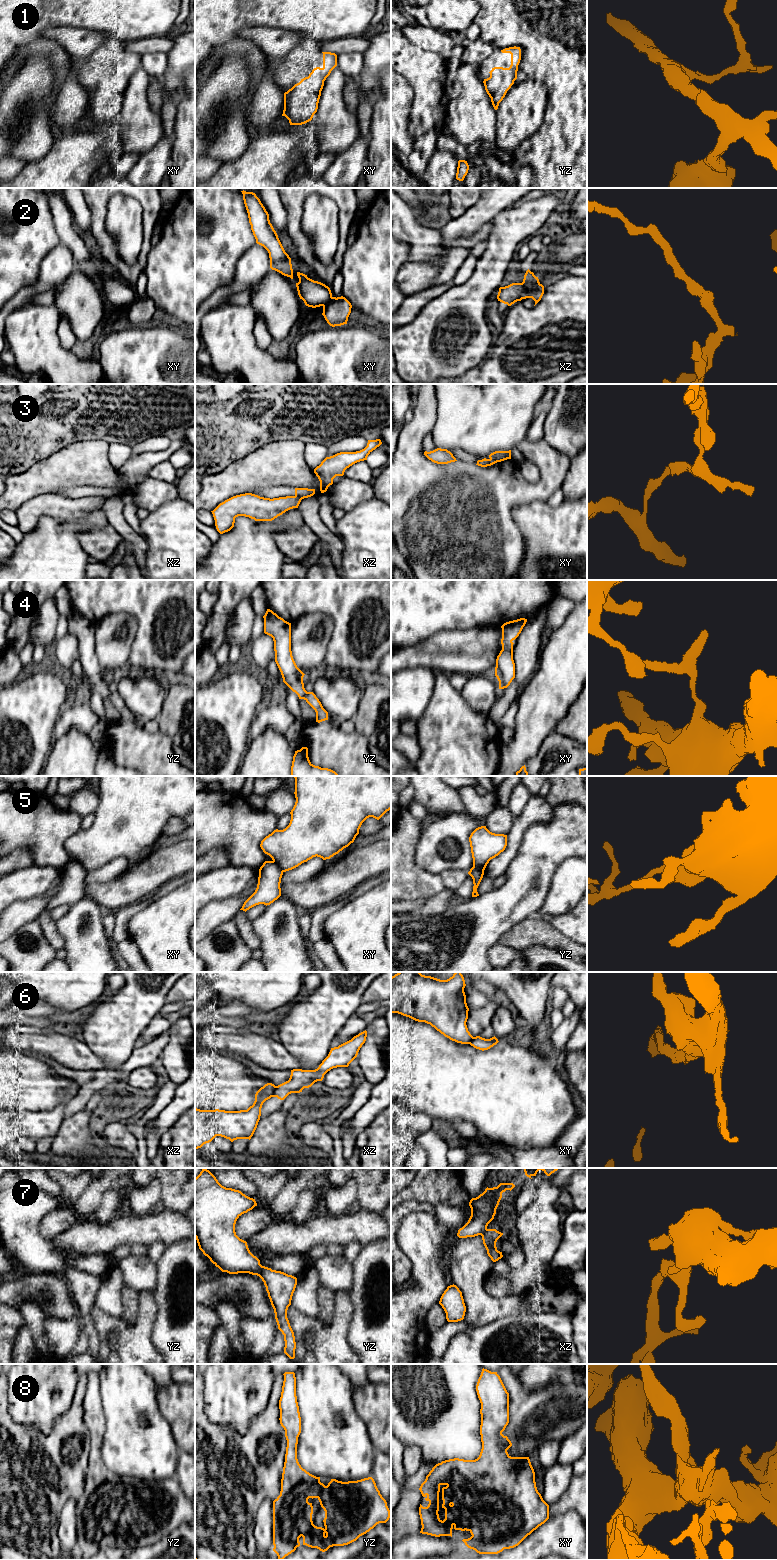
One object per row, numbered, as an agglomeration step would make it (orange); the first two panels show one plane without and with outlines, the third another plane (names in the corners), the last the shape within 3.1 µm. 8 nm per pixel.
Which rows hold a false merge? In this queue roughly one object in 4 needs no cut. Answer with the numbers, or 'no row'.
2, 3, 4, 5, 6, 7

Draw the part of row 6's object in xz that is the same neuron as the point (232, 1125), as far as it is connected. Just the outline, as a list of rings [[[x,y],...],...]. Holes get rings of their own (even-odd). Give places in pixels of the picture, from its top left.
[[[267,1083],[255,1094],[255,1101],[247,1110],[200,1110],[195,1108],[195,1150],[211,1142],[216,1136],[229,1139],[251,1139],[261,1116],[263,1103],[273,1096],[275,1085]]]

